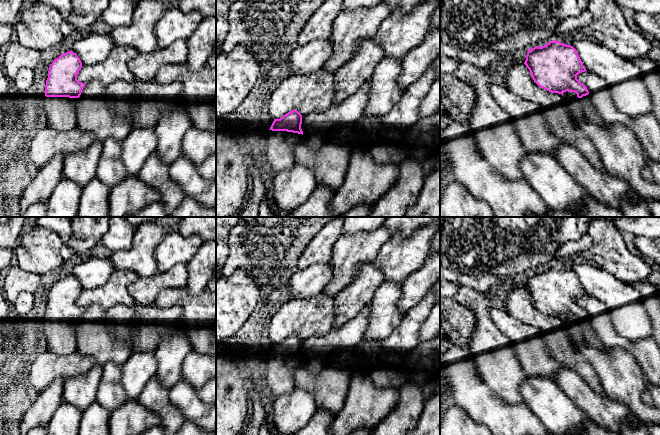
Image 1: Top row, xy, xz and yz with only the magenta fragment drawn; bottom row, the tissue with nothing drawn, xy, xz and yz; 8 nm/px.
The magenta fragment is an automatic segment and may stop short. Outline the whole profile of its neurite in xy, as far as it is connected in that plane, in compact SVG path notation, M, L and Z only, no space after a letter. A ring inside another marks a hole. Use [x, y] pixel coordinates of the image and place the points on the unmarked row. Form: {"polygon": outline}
{"polygon": "M72 274L61 278L50 289L44 315L49 352L57 355L77 352L77 323L85 311L85 307L77 304L81 292L82 286Z"}

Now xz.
{"polygon": "M297 334L274 343L266 367L266 381L274 398L295 389L294 373L304 367L305 363L301 348L302 339Z"}

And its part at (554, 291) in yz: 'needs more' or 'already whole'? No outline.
needs more

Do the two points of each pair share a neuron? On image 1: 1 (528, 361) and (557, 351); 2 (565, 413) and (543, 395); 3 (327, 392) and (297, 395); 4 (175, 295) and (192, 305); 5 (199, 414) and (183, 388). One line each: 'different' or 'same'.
1: different
2: same
3: different
4: same
5: same

